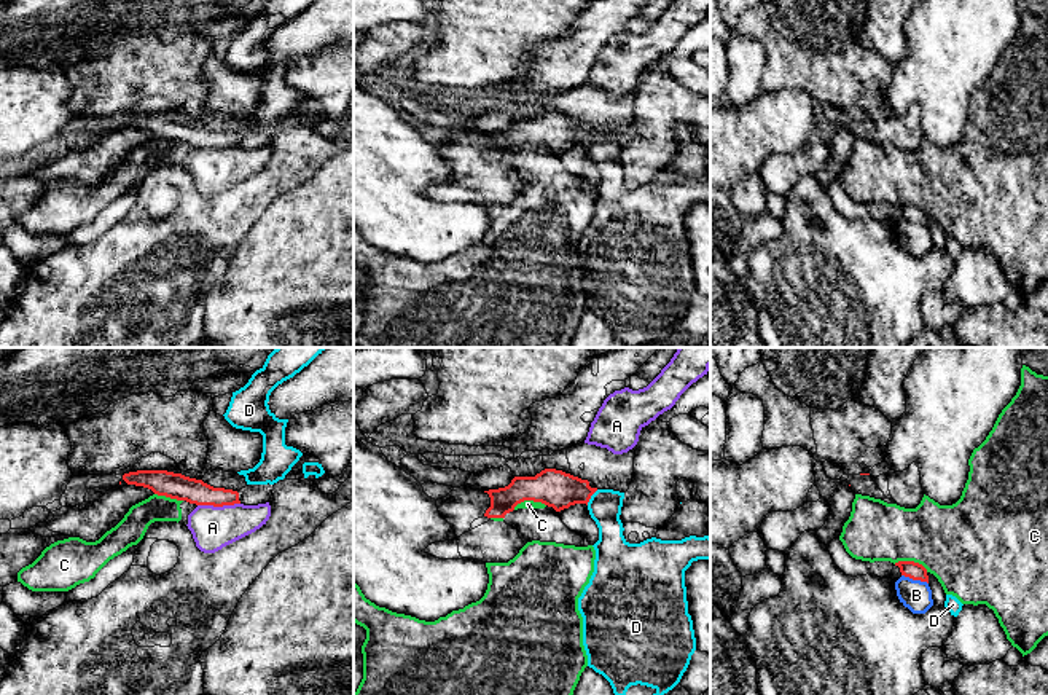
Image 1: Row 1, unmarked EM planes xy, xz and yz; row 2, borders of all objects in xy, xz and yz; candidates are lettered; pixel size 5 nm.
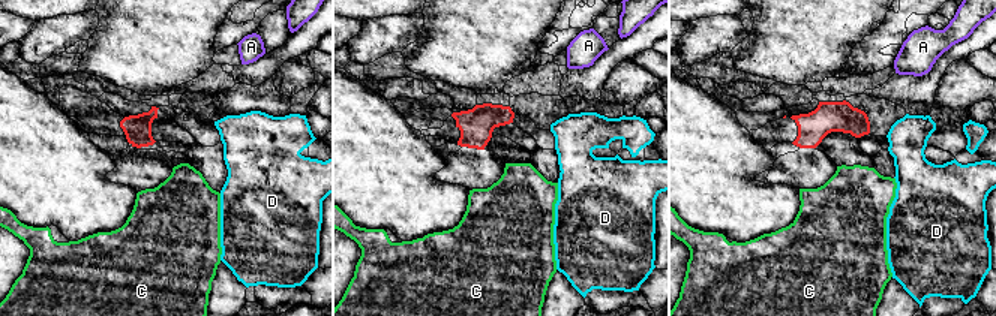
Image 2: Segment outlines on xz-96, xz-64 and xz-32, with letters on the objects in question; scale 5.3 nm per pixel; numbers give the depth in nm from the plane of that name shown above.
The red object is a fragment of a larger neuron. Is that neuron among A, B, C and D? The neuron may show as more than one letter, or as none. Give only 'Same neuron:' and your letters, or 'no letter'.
Same neuron: no letter

